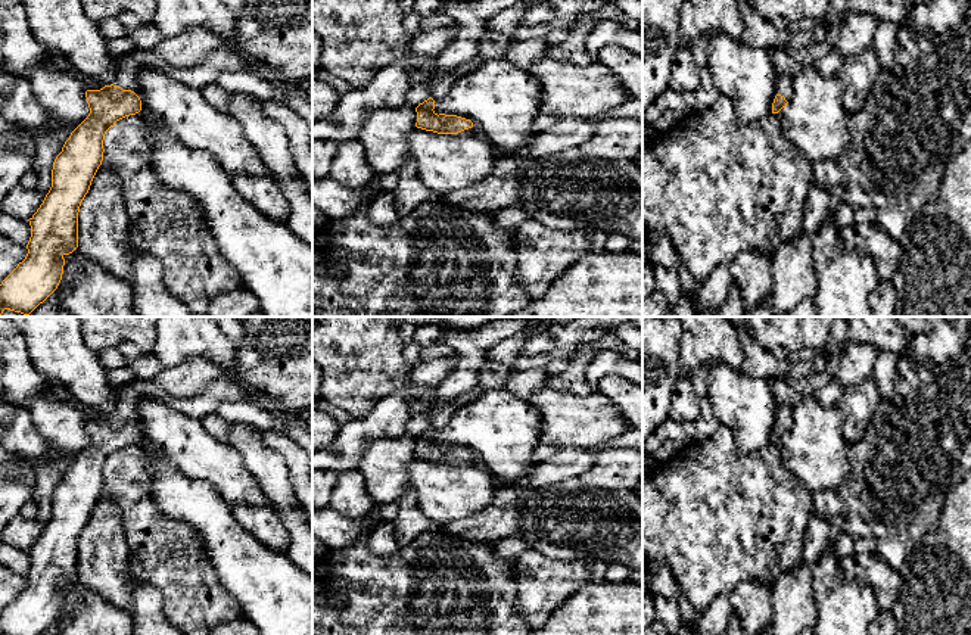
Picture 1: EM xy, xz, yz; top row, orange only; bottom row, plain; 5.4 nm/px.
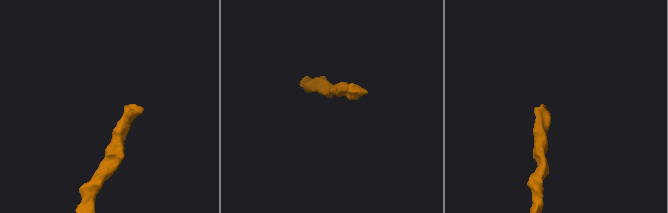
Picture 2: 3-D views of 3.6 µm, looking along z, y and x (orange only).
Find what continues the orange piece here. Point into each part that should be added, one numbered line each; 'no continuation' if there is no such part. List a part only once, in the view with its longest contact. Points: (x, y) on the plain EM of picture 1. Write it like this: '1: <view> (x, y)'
1: xy (273, 366)

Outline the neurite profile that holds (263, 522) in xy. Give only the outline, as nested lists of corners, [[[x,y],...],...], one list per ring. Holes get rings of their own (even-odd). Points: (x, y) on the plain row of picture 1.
[[[231,505],[237,523],[274,552],[286,552],[290,533],[274,508],[267,505]]]

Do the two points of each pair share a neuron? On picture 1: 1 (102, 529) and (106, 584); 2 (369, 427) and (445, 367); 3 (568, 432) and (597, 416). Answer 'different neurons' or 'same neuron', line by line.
1: same neuron
2: same neuron
3: same neuron

